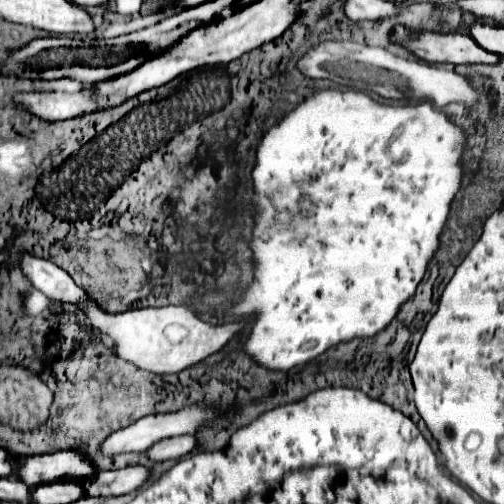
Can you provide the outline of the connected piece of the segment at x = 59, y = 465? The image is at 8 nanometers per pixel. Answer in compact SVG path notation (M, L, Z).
M62 450L42 456L18 456L22 468L18 468L18 478L30 488L54 480L82 480L94 474L92 462L76 450Z

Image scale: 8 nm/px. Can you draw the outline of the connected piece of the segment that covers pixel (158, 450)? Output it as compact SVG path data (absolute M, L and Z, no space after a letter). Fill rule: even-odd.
M174 436L174 438L166 438L166 440L158 440L158 444L152 444L146 450L146 456L154 462L164 462L164 460L172 460L172 458L180 458L186 456L188 452L192 452L196 448L196 440L194 436Z

